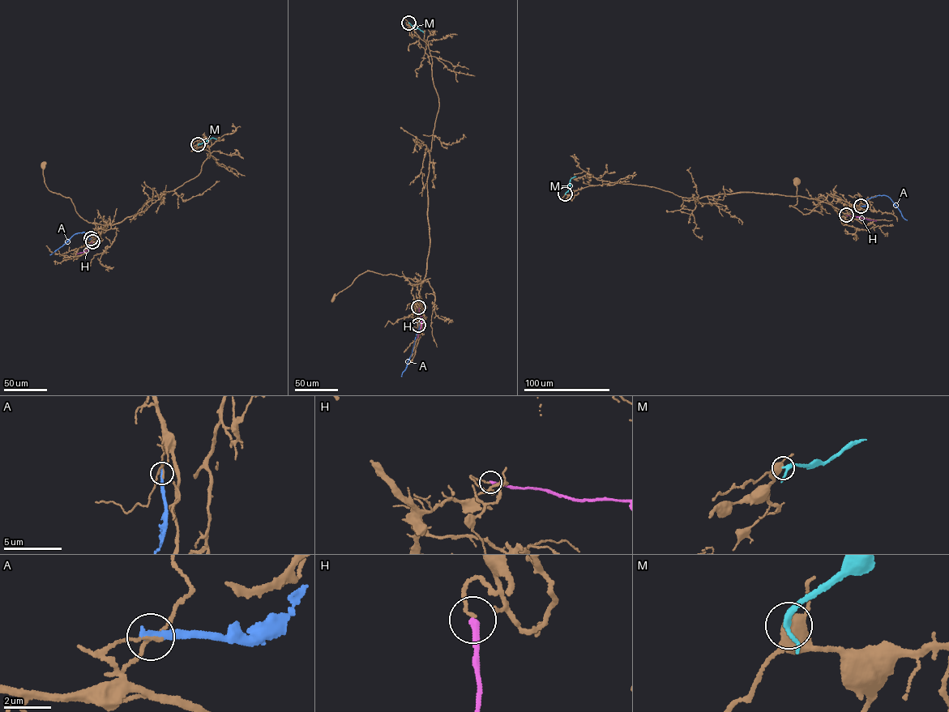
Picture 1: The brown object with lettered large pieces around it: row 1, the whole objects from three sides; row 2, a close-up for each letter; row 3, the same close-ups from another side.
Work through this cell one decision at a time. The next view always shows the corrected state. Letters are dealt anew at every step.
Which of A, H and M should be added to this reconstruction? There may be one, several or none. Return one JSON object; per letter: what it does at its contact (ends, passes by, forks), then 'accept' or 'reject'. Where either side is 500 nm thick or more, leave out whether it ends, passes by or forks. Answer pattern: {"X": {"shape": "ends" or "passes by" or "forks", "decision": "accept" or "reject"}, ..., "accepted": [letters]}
{"A": {"shape": "ends", "decision": "reject"}, "H": {"shape": "ends", "decision": "reject"}, "M": {"decision": "reject"}, "accepted": []}

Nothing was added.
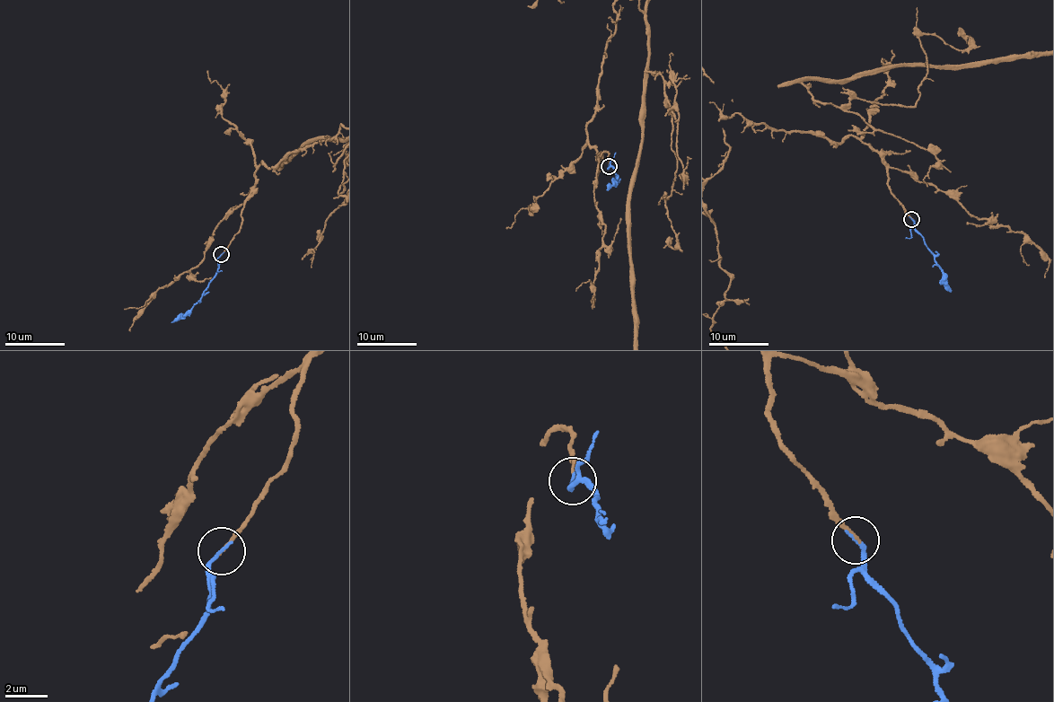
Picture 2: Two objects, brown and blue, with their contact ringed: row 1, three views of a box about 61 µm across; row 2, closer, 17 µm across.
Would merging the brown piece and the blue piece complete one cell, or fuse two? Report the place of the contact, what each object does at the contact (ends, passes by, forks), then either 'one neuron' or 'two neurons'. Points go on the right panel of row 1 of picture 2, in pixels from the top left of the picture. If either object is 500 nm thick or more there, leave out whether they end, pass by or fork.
(911, 219) | brown ends | blue ends | one neuron

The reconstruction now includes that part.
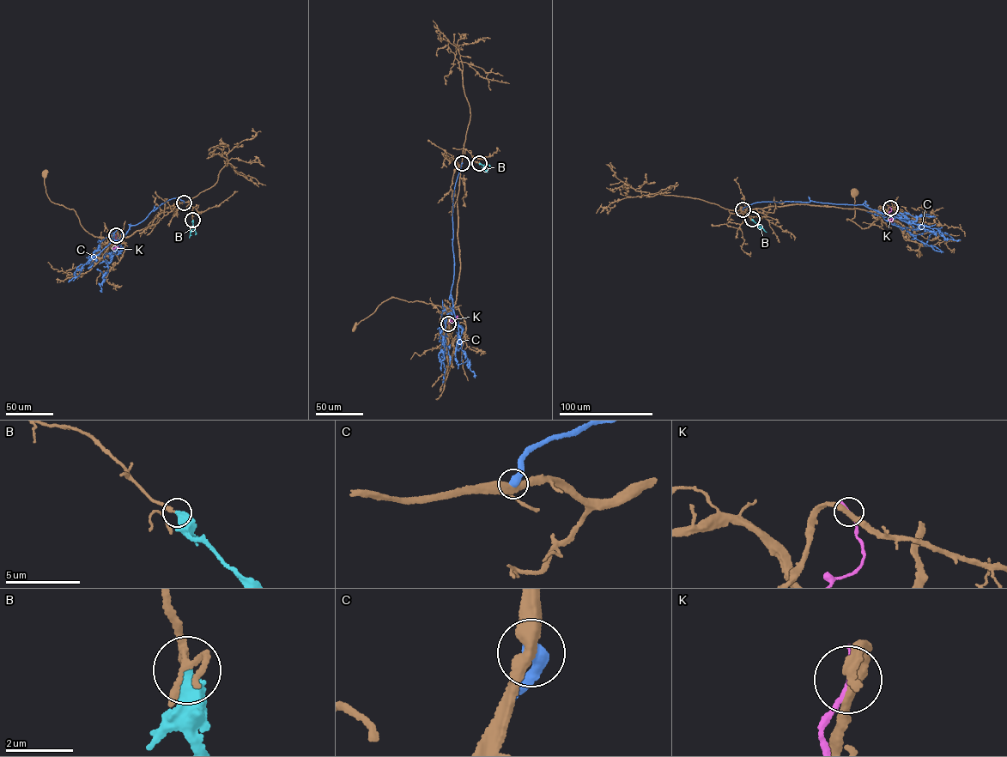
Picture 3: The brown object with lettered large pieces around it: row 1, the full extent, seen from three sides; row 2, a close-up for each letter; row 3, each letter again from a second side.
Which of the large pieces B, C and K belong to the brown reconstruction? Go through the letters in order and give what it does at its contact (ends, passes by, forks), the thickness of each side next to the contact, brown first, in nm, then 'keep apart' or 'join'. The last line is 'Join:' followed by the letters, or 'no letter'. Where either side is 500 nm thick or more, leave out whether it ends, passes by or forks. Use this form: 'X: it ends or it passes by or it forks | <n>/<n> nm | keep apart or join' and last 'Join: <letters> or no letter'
B: 150/500 nm | join
C: 440/500 nm | keep apart
K: it ends | 280/190 nm | keep apart
Join: B

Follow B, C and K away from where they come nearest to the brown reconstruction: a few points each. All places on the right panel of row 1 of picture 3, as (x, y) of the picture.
B: (752, 219), (767, 232)
C: (743, 209), (769, 201), (862, 204), (924, 244), (932, 231), (953, 238)
K: (890, 208), (888, 213), (892, 219), (888, 220)

